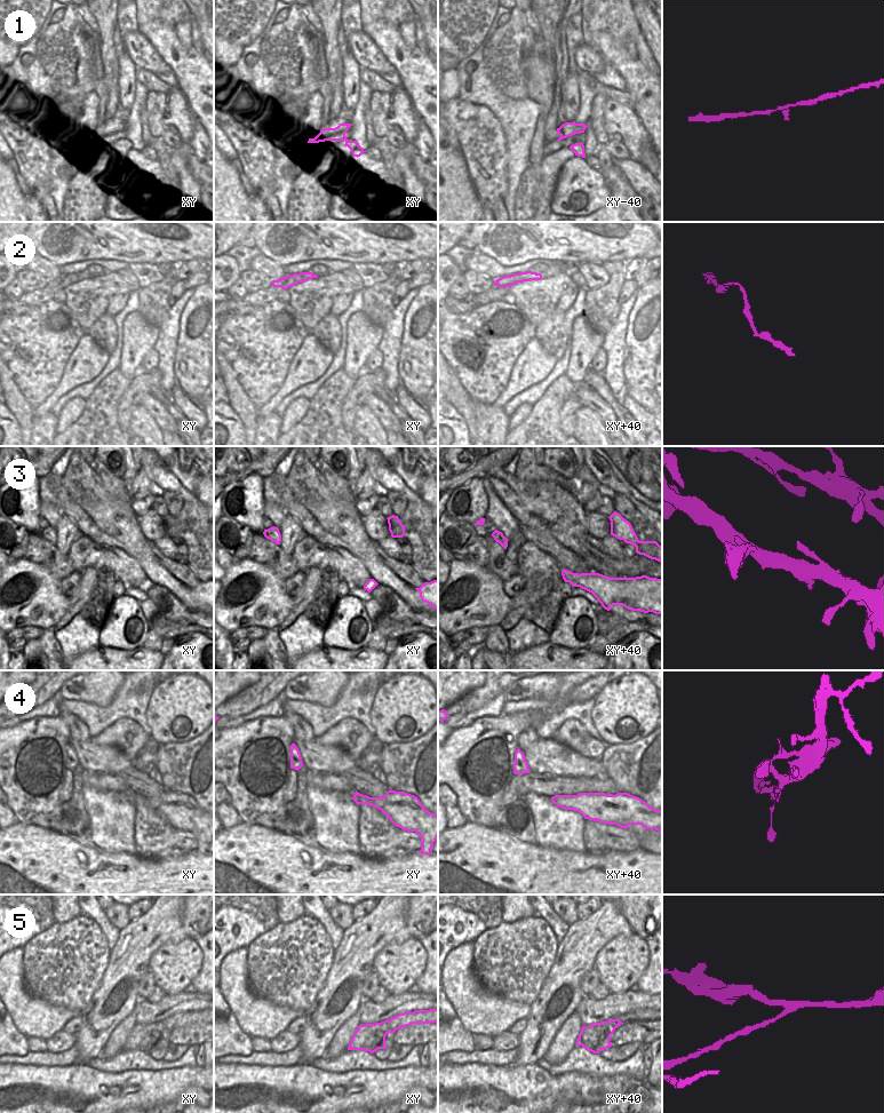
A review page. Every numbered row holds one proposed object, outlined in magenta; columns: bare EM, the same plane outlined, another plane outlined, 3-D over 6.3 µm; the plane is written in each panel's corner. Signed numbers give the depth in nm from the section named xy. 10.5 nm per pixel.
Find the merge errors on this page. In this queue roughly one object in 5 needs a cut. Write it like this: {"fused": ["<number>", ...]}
{"fused": ["5"]}

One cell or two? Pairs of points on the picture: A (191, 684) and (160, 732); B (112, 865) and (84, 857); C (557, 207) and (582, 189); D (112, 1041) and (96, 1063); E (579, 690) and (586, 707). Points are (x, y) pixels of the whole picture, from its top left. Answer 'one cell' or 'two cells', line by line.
A: one cell
B: one cell
C: one cell
D: two cells
E: two cells

